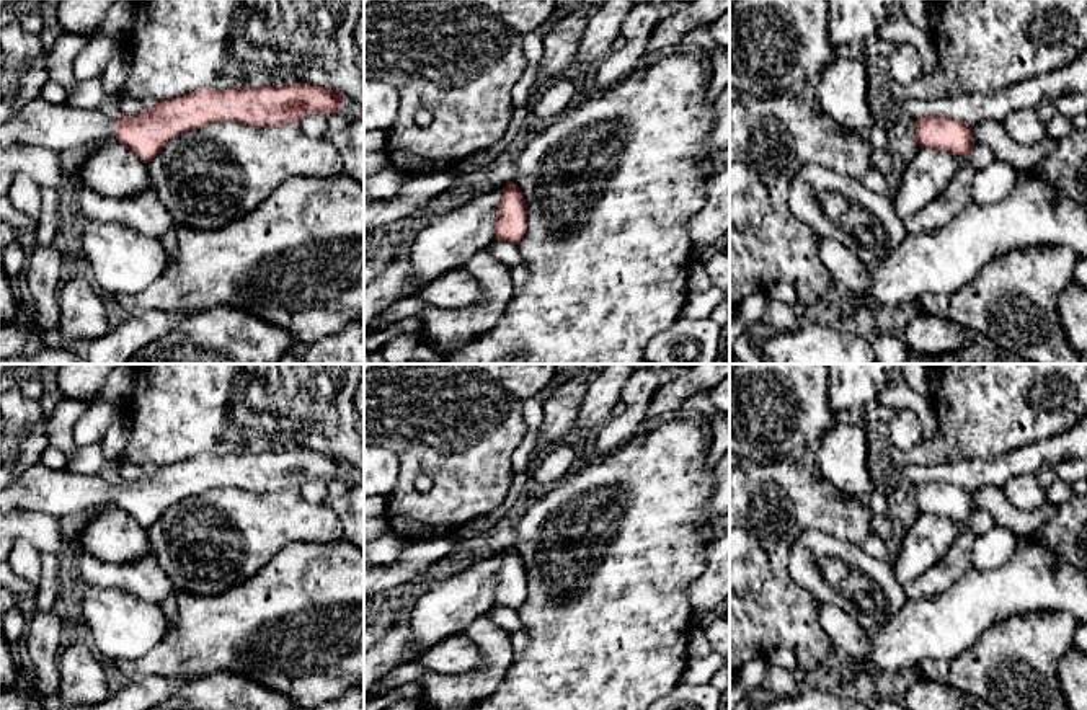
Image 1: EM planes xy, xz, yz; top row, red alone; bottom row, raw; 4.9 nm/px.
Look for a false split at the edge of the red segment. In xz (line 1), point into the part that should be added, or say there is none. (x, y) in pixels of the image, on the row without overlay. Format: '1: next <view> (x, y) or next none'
1: next none

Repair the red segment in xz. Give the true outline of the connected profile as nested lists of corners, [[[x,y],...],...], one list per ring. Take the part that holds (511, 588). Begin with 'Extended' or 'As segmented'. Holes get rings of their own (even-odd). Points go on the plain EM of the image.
As segmented. [[[512,548],[501,560],[495,589],[498,606],[517,610],[527,596],[527,570],[521,555]]]

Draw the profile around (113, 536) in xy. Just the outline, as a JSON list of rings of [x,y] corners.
[[[114,503],[96,509],[77,537],[85,553],[106,563],[134,561],[152,552],[147,529]]]

